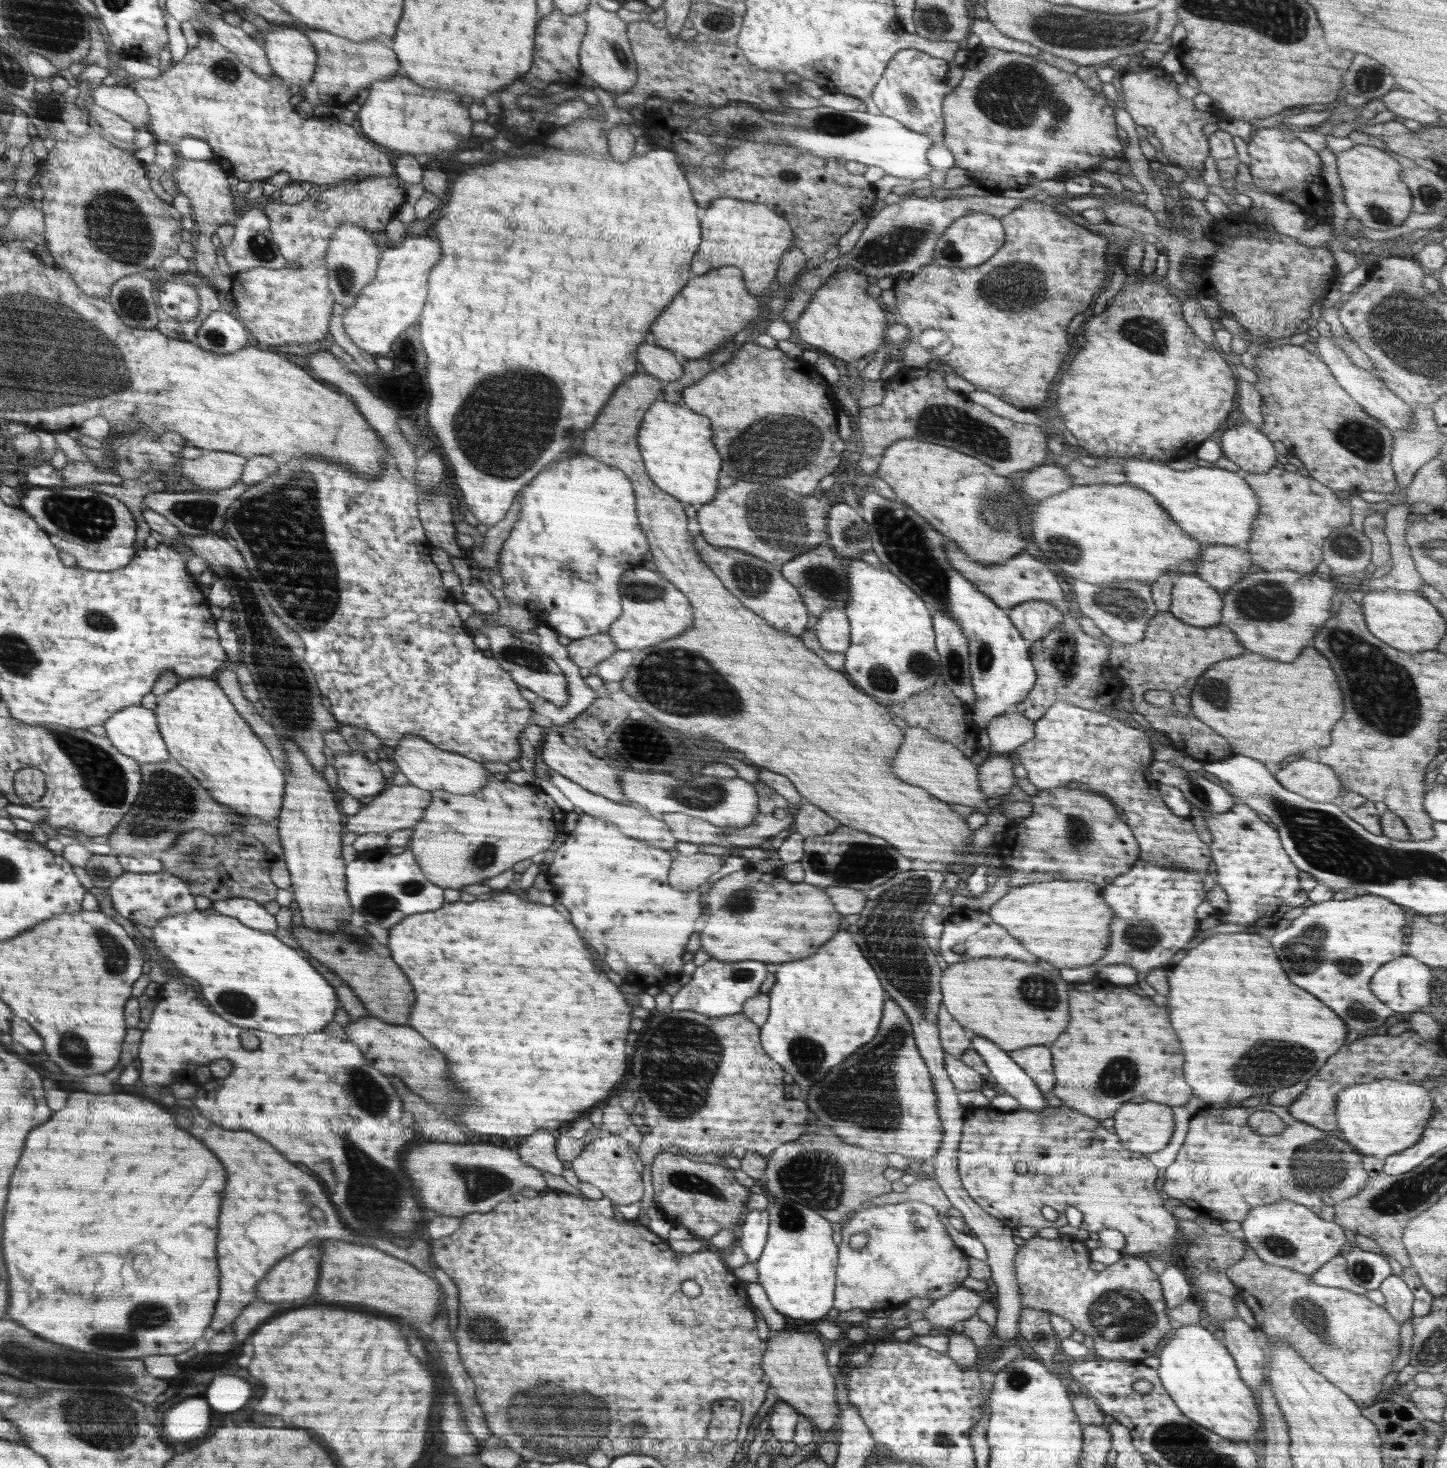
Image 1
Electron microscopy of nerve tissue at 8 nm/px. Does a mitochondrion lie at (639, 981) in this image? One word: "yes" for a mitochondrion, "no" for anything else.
no

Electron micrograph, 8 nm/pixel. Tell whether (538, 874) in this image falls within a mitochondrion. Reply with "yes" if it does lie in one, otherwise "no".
no

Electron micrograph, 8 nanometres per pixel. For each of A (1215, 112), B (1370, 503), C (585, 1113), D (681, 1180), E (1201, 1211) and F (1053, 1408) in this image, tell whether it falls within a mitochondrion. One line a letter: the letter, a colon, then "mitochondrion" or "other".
A: other
B: other
C: other
D: mitochondrion
E: other
F: other

